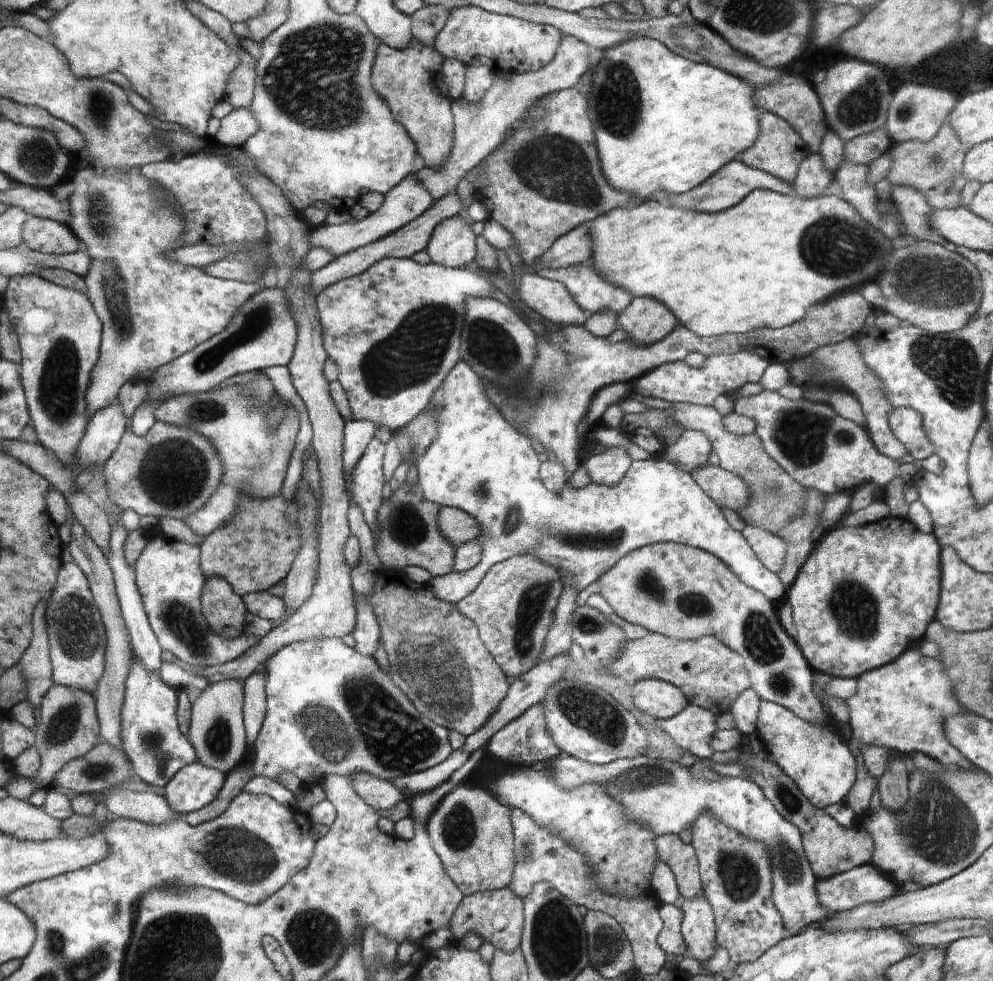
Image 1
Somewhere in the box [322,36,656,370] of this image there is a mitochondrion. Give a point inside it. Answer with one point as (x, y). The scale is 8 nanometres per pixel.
(554, 166)

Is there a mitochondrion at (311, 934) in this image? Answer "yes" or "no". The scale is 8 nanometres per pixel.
yes

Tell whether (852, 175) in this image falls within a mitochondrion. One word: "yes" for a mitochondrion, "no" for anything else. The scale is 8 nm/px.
no

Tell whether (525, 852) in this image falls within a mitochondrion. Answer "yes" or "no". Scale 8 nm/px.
yes

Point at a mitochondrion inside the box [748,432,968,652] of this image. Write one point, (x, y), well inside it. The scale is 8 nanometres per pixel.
(855, 609)

